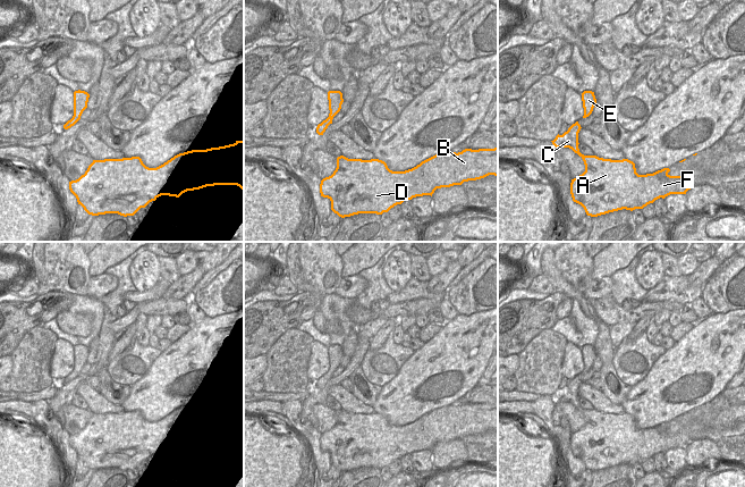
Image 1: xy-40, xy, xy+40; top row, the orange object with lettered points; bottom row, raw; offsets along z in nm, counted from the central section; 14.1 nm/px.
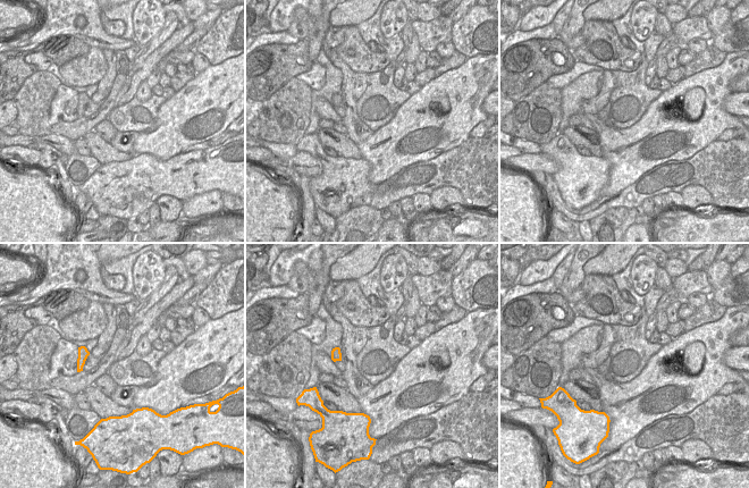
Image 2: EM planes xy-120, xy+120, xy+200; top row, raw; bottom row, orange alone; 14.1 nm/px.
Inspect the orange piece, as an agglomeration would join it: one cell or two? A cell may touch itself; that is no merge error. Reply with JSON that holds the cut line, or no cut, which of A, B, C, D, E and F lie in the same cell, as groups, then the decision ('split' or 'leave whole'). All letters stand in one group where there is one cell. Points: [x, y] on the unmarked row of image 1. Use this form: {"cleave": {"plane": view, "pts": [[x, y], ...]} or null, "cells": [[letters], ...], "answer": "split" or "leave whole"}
{"cleave": null, "cells": [["A", "B", "C", "D", "E", "F"]], "answer": "leave whole"}

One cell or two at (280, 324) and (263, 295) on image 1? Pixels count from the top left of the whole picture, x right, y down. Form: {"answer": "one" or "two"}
{"answer": "two"}

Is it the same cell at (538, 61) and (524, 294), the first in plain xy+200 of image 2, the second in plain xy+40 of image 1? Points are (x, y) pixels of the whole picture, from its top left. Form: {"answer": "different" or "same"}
{"answer": "different"}

